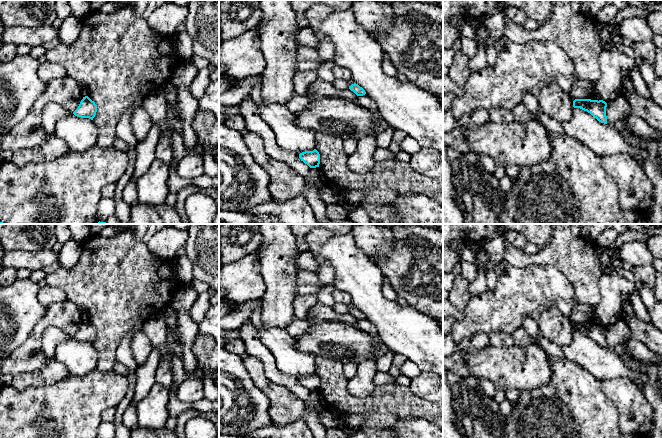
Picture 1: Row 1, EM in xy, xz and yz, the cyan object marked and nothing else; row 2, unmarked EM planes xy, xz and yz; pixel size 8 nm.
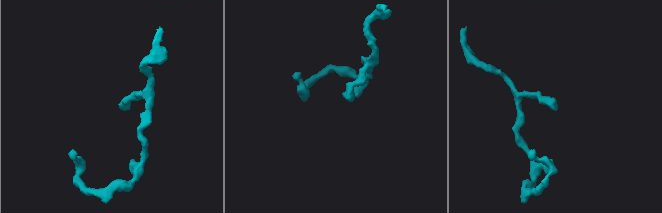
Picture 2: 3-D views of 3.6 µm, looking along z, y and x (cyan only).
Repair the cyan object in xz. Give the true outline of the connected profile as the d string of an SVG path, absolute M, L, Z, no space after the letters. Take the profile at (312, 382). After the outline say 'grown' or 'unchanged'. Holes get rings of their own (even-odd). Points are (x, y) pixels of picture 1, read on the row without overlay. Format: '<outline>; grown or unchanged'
M314 373L313 375L305 375L299 378L299 382L310 392L319 391L320 388L320 378Z; unchanged

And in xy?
M88 320L83 321L78 332L73 336L77 341L93 344L97 336L97 329Z; unchanged

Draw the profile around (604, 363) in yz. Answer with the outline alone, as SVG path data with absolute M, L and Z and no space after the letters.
M573 332L570 343L561 348L565 358L581 365L597 379L628 378L635 383L641 379L641 373L630 369L615 350L599 346L580 332Z

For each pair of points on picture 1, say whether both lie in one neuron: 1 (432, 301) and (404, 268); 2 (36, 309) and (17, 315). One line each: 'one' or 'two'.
1: one
2: one

